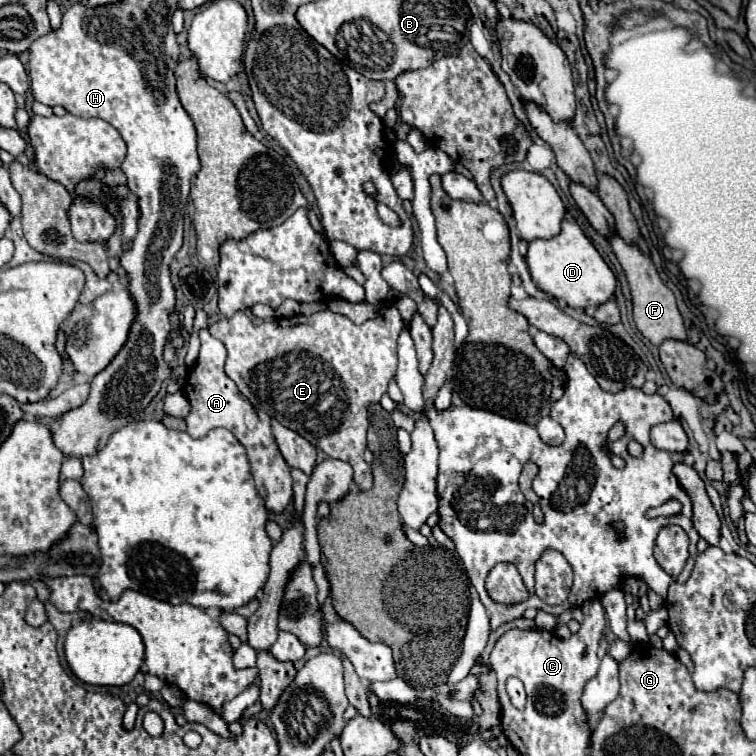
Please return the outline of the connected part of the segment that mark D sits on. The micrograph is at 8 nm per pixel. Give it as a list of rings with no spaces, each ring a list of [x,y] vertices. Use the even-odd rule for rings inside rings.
[[[567,217],[561,223],[561,233],[553,239],[533,239],[527,247],[525,255],[529,275],[537,289],[545,291],[555,299],[563,299],[573,309],[597,307],[613,297],[615,293],[615,275],[593,247],[593,243],[585,237],[575,219]]]

